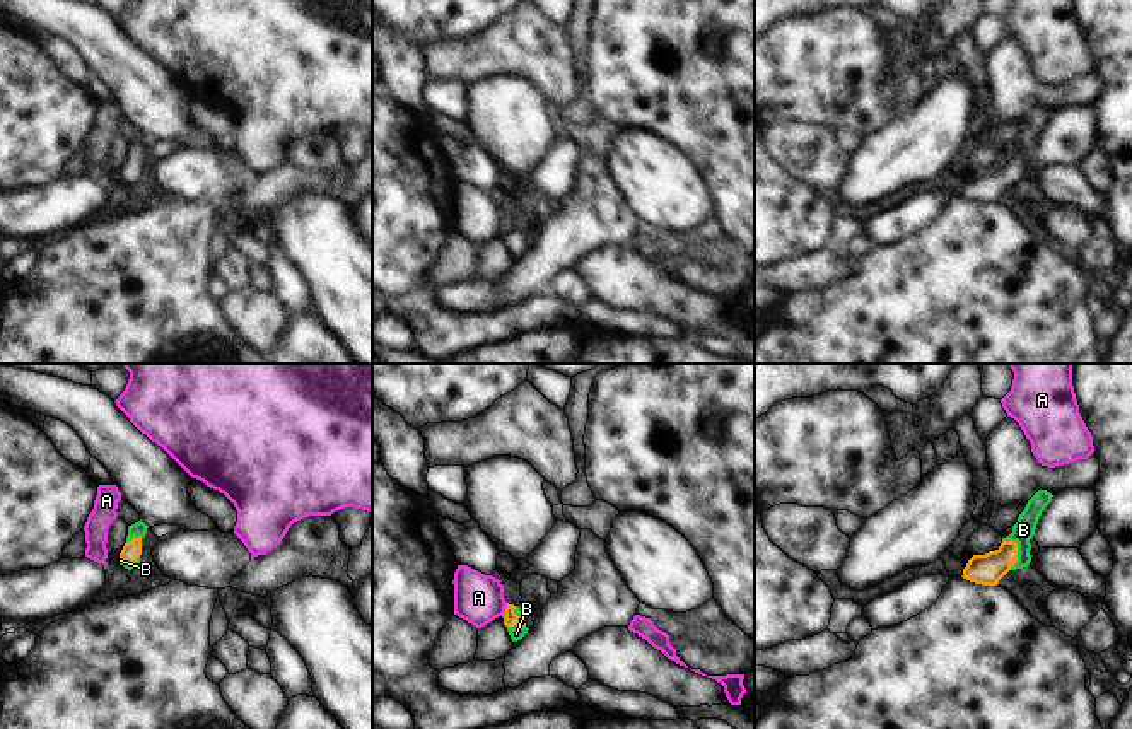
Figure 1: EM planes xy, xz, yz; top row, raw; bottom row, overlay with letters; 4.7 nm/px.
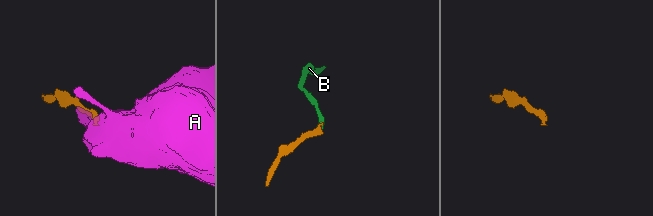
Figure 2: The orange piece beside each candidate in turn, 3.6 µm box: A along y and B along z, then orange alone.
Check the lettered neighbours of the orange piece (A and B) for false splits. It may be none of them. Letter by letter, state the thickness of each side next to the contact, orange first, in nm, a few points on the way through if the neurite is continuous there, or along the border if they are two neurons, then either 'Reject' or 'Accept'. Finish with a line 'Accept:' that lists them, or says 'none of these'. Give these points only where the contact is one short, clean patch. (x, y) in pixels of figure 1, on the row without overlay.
A: Thickness 60 nm (orange) against 240 nm. Boundary: xz (507, 221), (504, 229). Reject
B: Thickness 150 nm (orange) against 100 nm. Path across: yz (987, 186), (1016, 168), (1023, 147). Accept
Accept: B.

